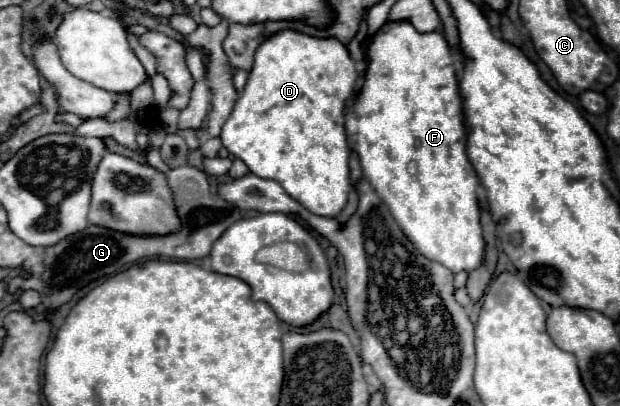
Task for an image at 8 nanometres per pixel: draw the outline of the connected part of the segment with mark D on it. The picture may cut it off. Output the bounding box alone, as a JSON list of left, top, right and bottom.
[220,30,356,216]

